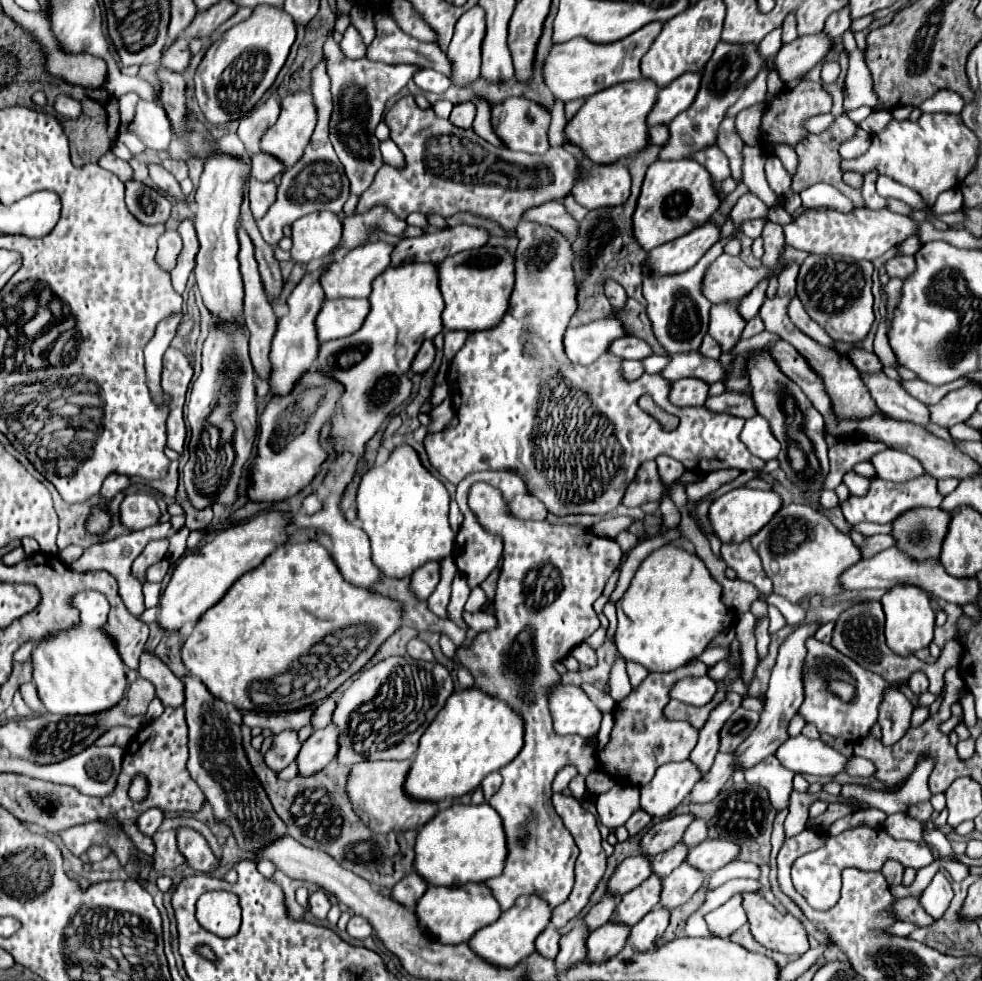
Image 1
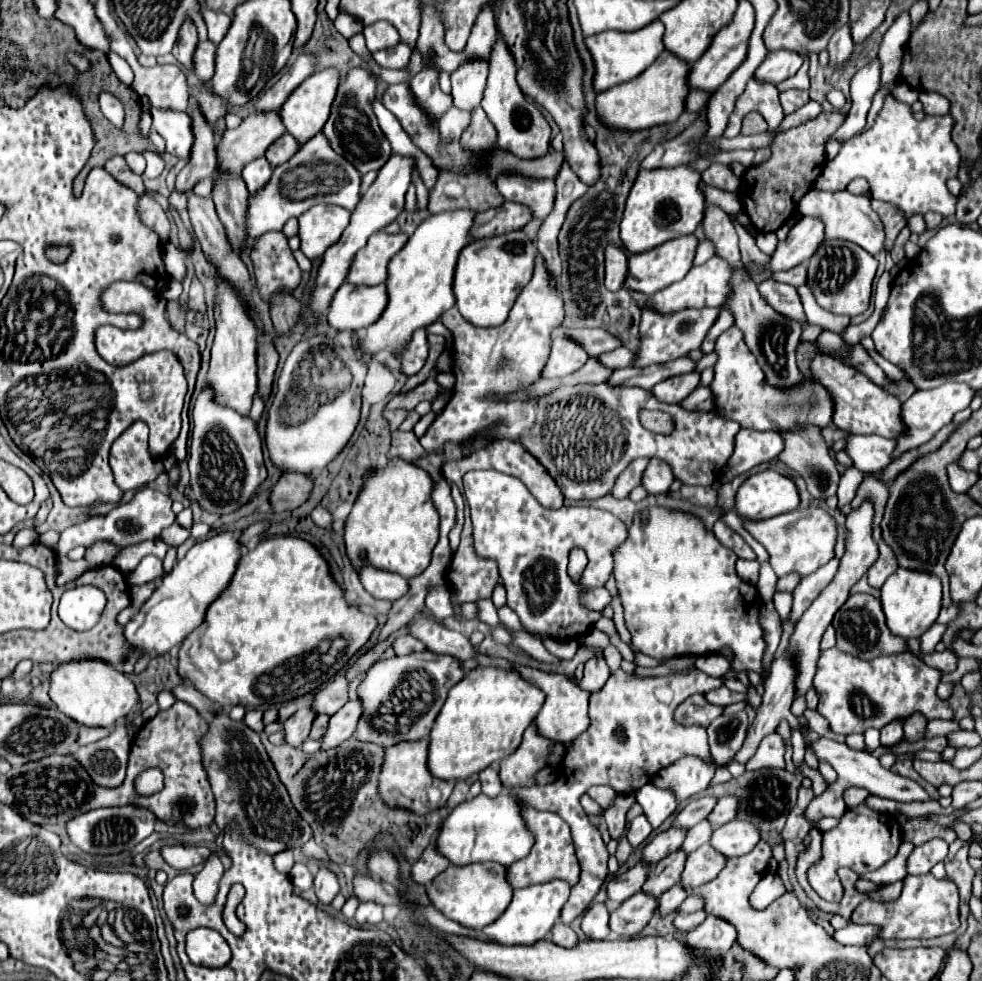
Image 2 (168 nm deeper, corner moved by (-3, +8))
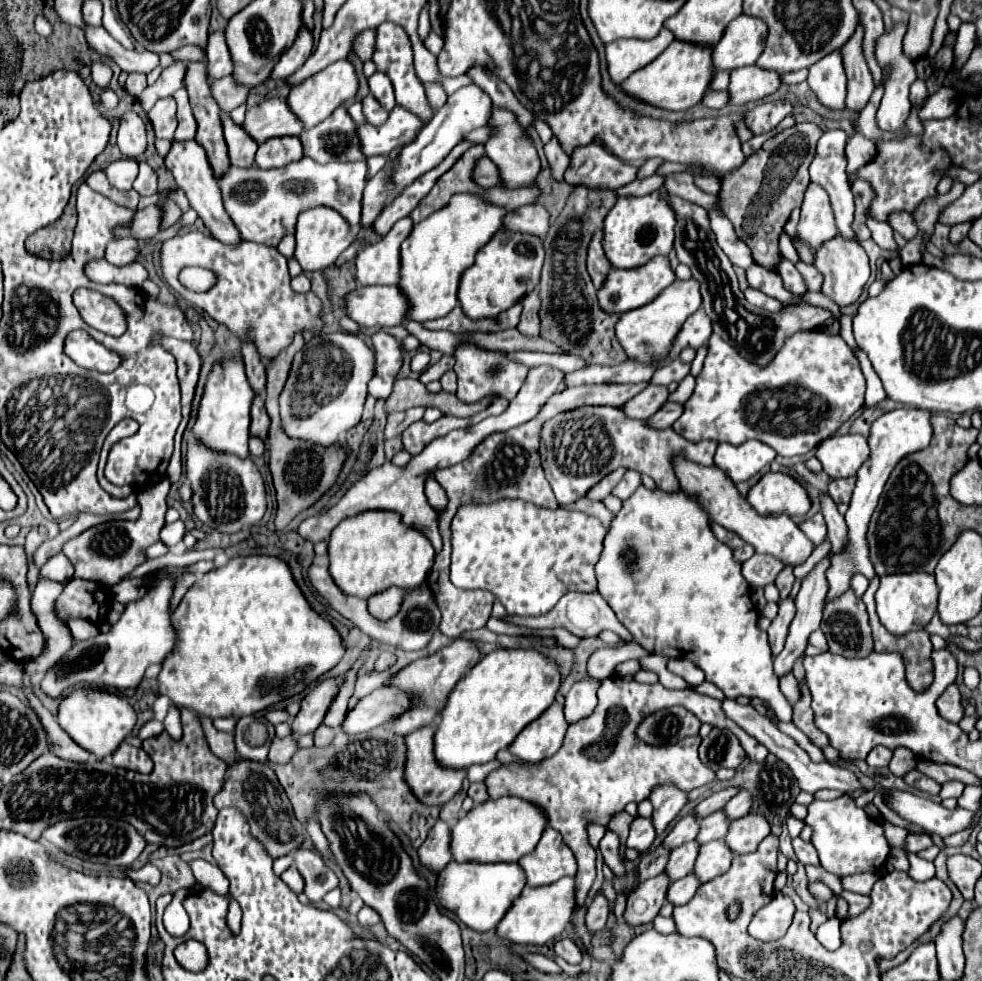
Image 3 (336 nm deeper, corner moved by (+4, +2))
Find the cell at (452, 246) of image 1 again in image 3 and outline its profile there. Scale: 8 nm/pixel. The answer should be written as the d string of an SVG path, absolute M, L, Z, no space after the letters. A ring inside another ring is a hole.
M535 203L535 205L523 205L505 217L505 227L511 231L531 233L537 237L543 237L549 231L549 211Z

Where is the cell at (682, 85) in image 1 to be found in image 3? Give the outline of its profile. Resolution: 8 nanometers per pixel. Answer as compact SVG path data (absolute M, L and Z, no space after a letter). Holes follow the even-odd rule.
M741 15L731 21L721 37L721 41L713 49L715 69L737 69L755 65L759 55L765 49L767 25L759 17Z

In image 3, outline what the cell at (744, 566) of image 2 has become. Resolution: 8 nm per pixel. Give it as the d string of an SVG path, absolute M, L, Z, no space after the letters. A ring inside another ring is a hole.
M753 555L749 561L743 563L743 577L751 587L765 587L767 583L773 583L775 577L785 569L787 565L781 565L777 557L769 555Z

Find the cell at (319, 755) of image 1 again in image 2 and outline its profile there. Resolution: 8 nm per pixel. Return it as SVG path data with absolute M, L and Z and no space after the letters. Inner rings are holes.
M348 701L342 709L338 709L328 721L328 729L320 739L320 749L322 751L332 749L332 747L338 747L340 743L344 743L346 739L350 739L352 733L356 731L360 713L362 713L360 701Z

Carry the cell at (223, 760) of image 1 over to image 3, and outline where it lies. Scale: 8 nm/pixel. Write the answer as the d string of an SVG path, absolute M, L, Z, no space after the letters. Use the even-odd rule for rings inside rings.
M237 761L227 769L223 791L215 797L215 807L237 807L249 821L253 837L261 841L267 849L267 853L277 859L283 857L295 849L299 849L305 841L305 829L301 821L297 821L293 807L285 795L285 789L277 781L277 775L273 769L265 763L253 763L253 761Z

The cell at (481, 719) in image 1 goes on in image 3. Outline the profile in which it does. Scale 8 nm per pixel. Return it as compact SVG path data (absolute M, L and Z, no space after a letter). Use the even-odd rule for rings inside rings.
M495 649L487 653L449 693L447 705L443 709L441 723L435 733L435 757L441 765L451 769L469 769L475 763L493 761L497 751L509 747L513 739L535 721L545 709L551 707L555 695L561 687L561 673L555 661L547 659L535 649Z

